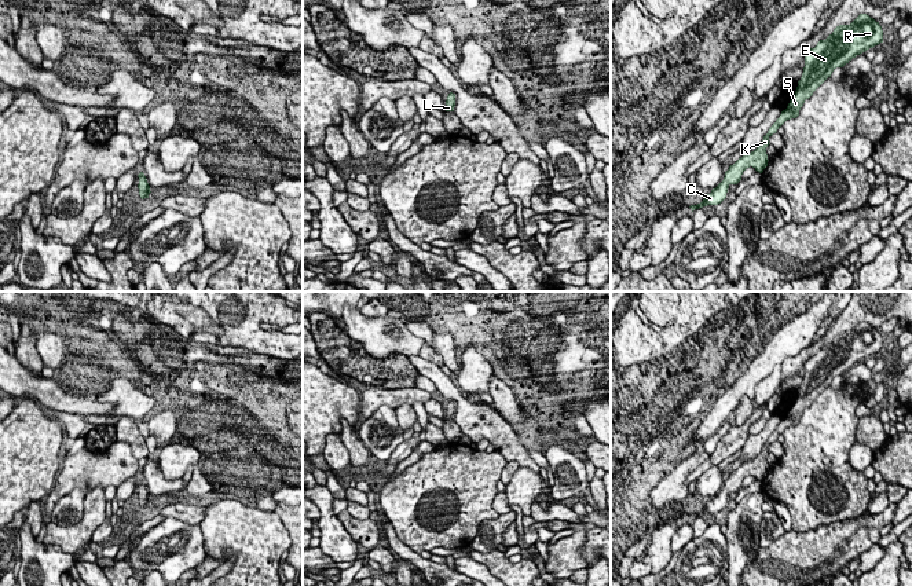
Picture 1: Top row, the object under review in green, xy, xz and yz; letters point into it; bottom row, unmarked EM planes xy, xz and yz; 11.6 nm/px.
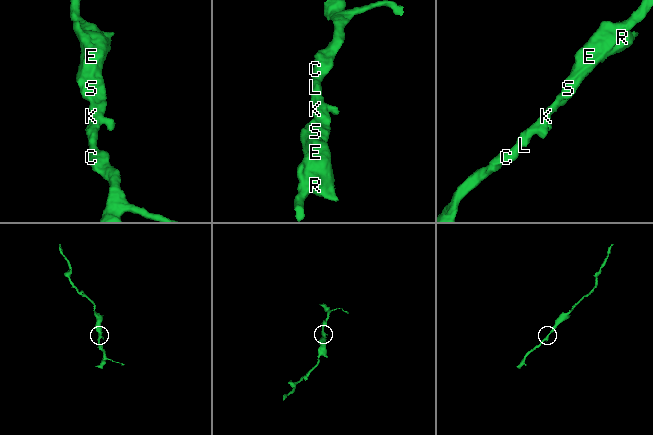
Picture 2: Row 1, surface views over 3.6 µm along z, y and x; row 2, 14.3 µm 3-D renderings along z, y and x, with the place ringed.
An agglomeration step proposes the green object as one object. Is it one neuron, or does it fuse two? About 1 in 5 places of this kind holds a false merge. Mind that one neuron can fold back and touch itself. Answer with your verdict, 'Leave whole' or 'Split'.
Leave whole

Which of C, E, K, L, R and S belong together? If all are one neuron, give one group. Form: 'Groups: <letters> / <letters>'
Groups: C E K L R S

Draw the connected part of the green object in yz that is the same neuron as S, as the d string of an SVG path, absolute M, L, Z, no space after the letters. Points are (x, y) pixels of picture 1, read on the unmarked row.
M860 322L850 333L839 333L825 347L820 348L814 356L805 363L805 376L796 399L791 406L785 418L781 420L776 431L763 444L762 451L751 461L743 462L725 480L724 488L704 503L704 508L697 513L691 513L695 517L718 513L726 506L730 492L737 492L741 488L743 480L752 475L762 481L768 475L766 455L770 453L769 446L791 426L799 424L799 418L805 409L828 387L836 376L843 376L857 363L883 351L883 338L879 330L867 322Z

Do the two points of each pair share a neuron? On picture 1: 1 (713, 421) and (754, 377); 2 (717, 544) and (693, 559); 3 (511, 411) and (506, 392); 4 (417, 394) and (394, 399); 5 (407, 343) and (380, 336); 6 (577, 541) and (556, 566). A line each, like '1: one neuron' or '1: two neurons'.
1: one neuron
2: one neuron
3: one neuron
4: one neuron
5: one neuron
6: one neuron

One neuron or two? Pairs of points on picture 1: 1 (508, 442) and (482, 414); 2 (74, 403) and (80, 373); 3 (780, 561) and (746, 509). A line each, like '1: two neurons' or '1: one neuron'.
1: one neuron
2: two neurons
3: two neurons

